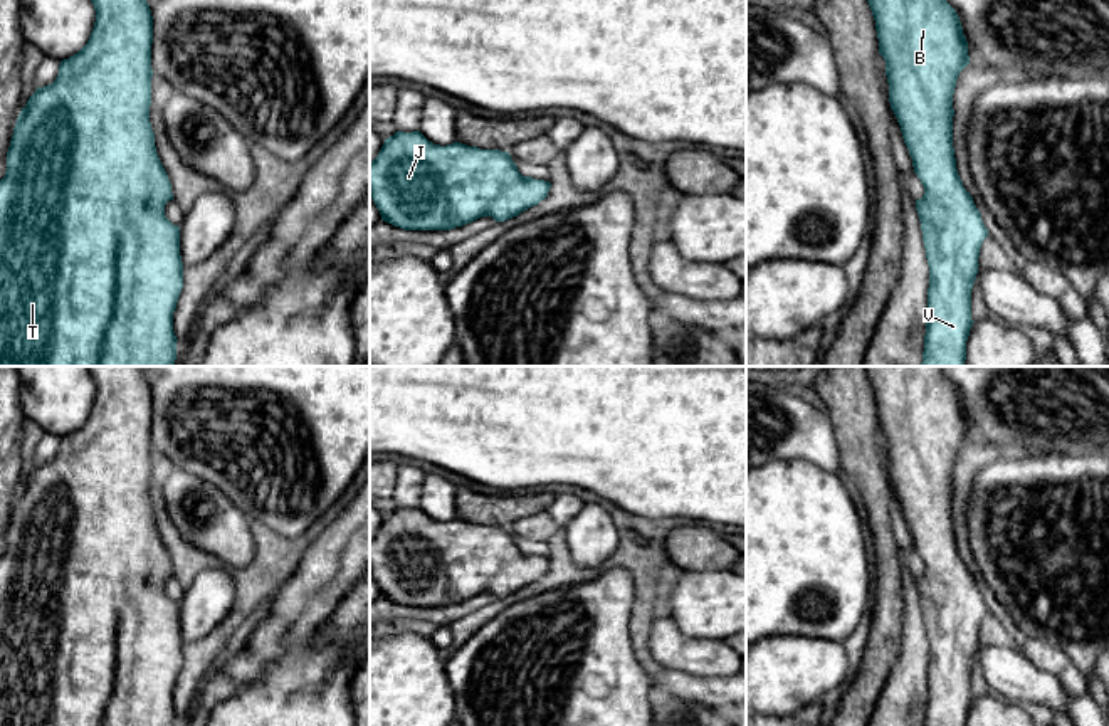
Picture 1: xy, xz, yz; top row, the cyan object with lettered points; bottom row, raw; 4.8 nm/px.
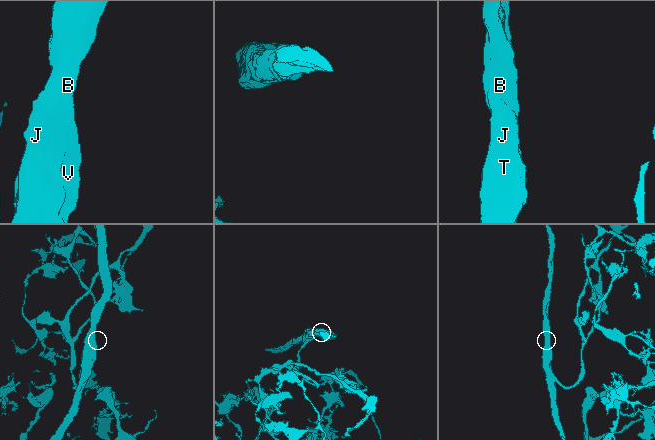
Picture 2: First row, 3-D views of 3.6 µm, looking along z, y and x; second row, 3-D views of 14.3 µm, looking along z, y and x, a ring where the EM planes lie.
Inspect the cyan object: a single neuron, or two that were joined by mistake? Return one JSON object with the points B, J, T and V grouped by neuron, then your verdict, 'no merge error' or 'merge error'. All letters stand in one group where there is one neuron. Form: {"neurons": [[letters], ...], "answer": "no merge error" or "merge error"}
{"neurons": [["B", "J", "T", "V"]], "answer": "no merge error"}

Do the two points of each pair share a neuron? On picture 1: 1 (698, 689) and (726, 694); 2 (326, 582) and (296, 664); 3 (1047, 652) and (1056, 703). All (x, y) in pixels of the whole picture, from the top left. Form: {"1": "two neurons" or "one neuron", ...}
{"1": "one neuron", "2": "two neurons", "3": "two neurons"}

